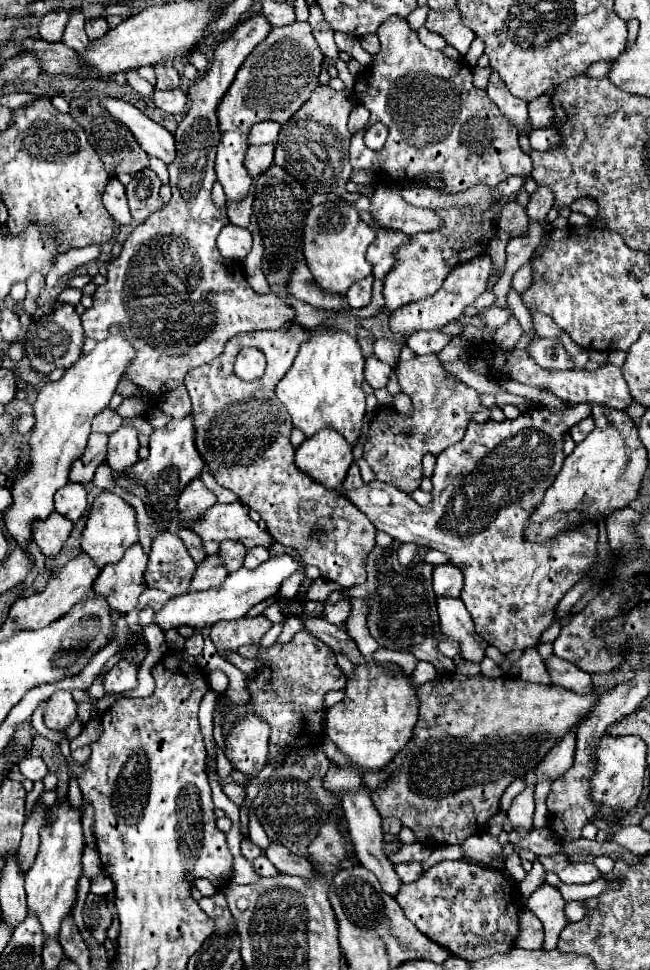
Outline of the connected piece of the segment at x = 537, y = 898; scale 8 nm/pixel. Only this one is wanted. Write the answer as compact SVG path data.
M542 883L526 901L526 907L544 923L546 939L544 939L544 951L556 949L560 931L568 925L564 917L564 899L560 891L554 885Z

